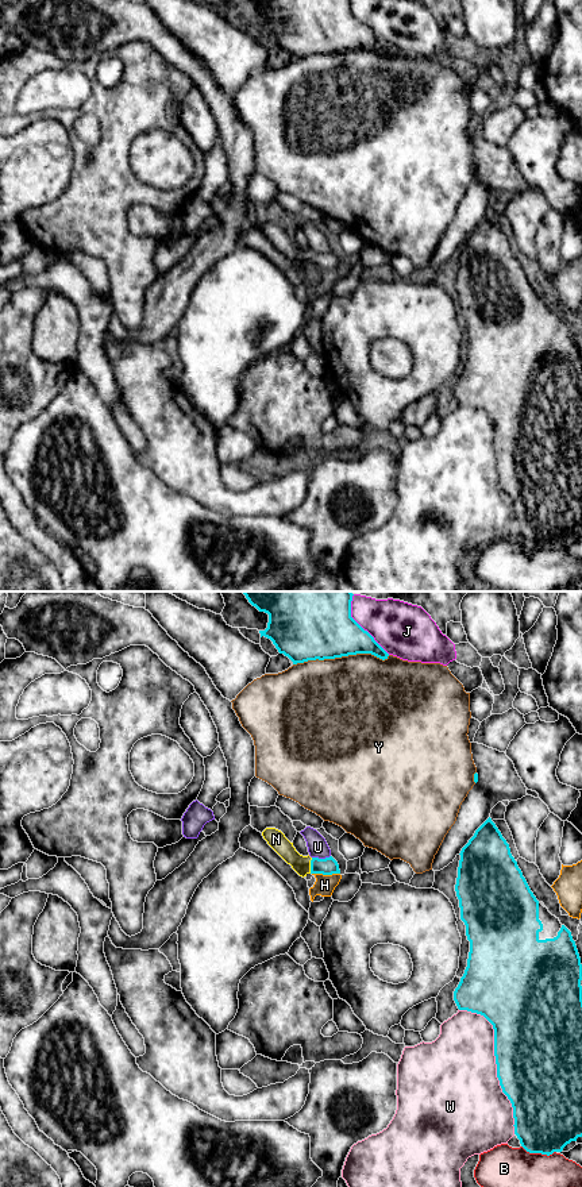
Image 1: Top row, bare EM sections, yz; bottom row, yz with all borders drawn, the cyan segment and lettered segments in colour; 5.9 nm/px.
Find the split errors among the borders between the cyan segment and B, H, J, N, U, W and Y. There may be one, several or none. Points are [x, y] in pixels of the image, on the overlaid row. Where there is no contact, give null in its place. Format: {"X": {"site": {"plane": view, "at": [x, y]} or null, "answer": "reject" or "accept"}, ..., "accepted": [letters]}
{"B": {"site": {"plane": "yz", "at": [539, 1152]}, "answer": "reject"}, "H": {"site": {"plane": "yz", "at": [326, 874]}, "answer": "reject"}, "J": {"site": {"plane": "yz", "at": [358, 624]}, "answer": "reject"}, "N": {"site": {"plane": "yz", "at": [311, 866]}, "answer": "accept"}, "U": {"site": {"plane": "yz", "at": [320, 859]}, "answer": "reject"}, "W": {"site": {"plane": "yz", "at": [496, 1063]}, "answer": "reject"}, "Y": {"site": {"plane": "yz", "at": [340, 656]}, "answer": "reject"}, "accepted": ["N"]}

